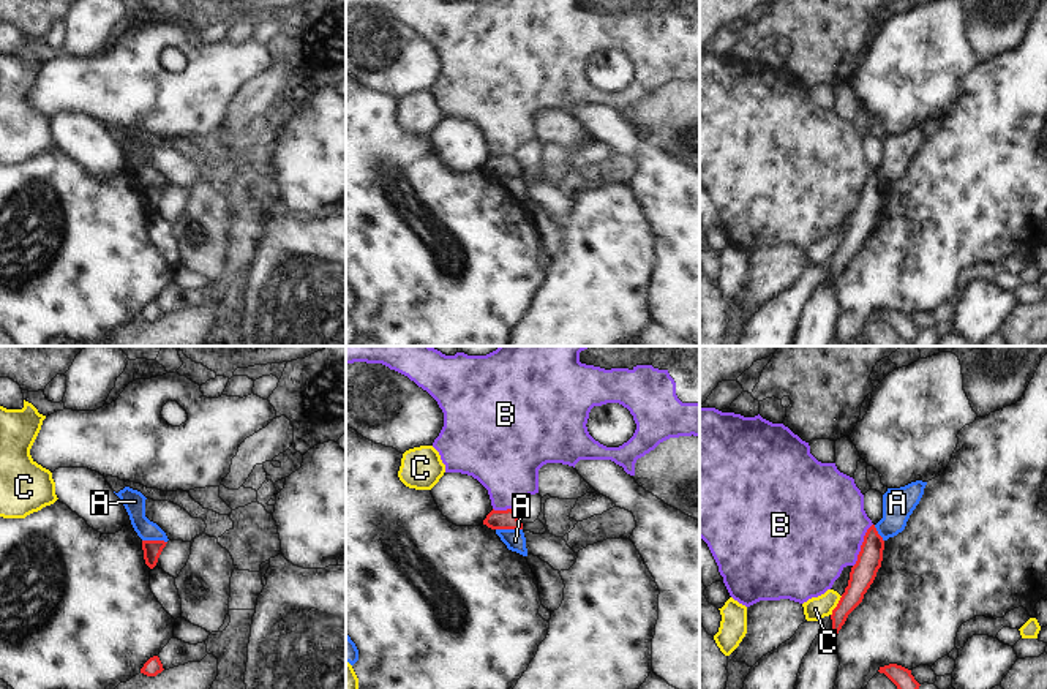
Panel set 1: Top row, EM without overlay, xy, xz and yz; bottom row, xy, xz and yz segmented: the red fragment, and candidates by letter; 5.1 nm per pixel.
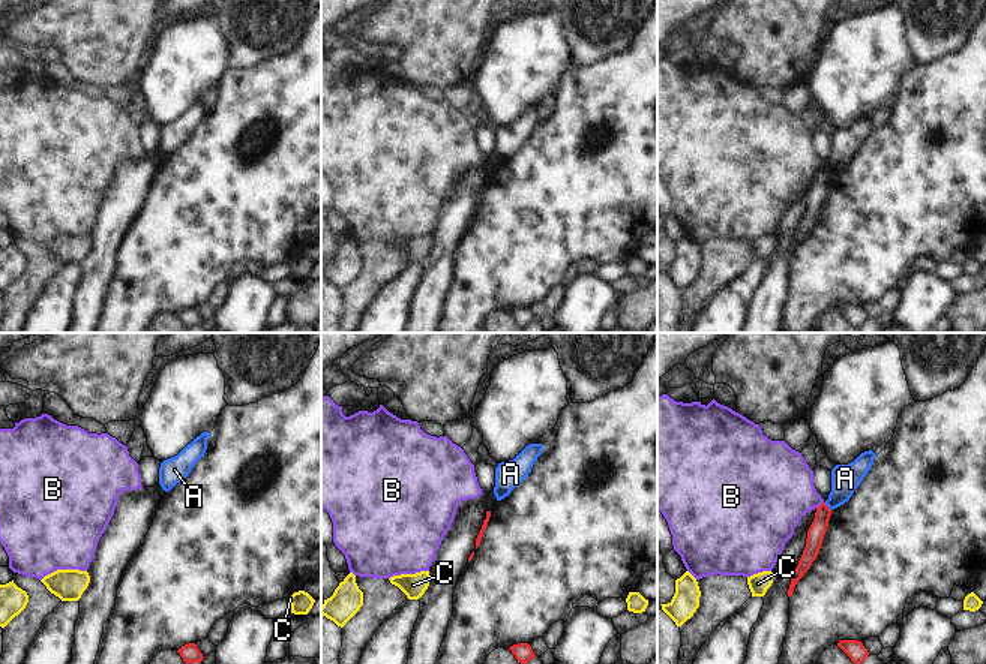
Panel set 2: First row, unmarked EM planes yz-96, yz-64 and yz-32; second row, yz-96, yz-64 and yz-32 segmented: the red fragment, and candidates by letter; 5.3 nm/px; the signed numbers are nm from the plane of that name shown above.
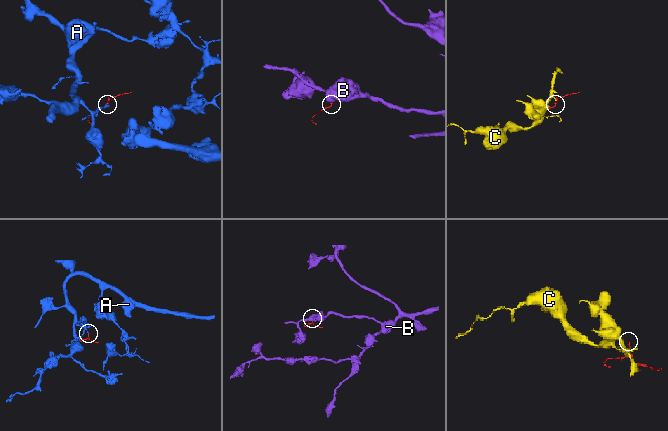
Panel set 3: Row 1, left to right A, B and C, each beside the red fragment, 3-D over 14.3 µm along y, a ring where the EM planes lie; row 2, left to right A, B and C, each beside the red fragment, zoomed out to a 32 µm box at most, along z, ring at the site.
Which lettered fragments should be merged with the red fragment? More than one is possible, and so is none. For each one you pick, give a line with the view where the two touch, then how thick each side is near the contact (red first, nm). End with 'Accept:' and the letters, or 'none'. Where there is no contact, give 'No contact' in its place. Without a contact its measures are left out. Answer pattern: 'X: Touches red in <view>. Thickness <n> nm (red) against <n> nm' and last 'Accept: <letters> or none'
Accept: none.

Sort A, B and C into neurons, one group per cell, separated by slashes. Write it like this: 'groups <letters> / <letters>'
groups A / B / C

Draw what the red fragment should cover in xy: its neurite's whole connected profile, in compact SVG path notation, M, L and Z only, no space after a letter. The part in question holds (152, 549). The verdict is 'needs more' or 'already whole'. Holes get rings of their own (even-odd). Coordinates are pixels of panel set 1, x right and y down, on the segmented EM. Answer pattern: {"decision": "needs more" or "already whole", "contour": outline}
{"decision": "already whole", "contour": "M142 540L144 559L150 569L156 566L166 544L164 540Z"}

